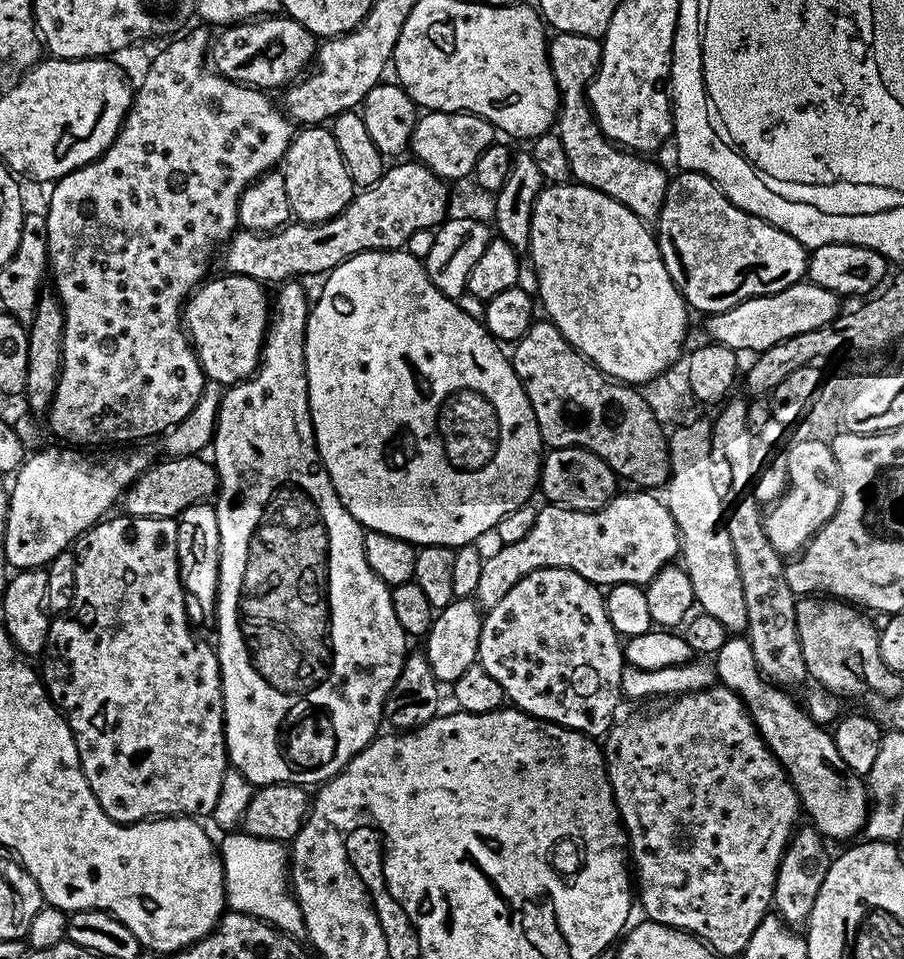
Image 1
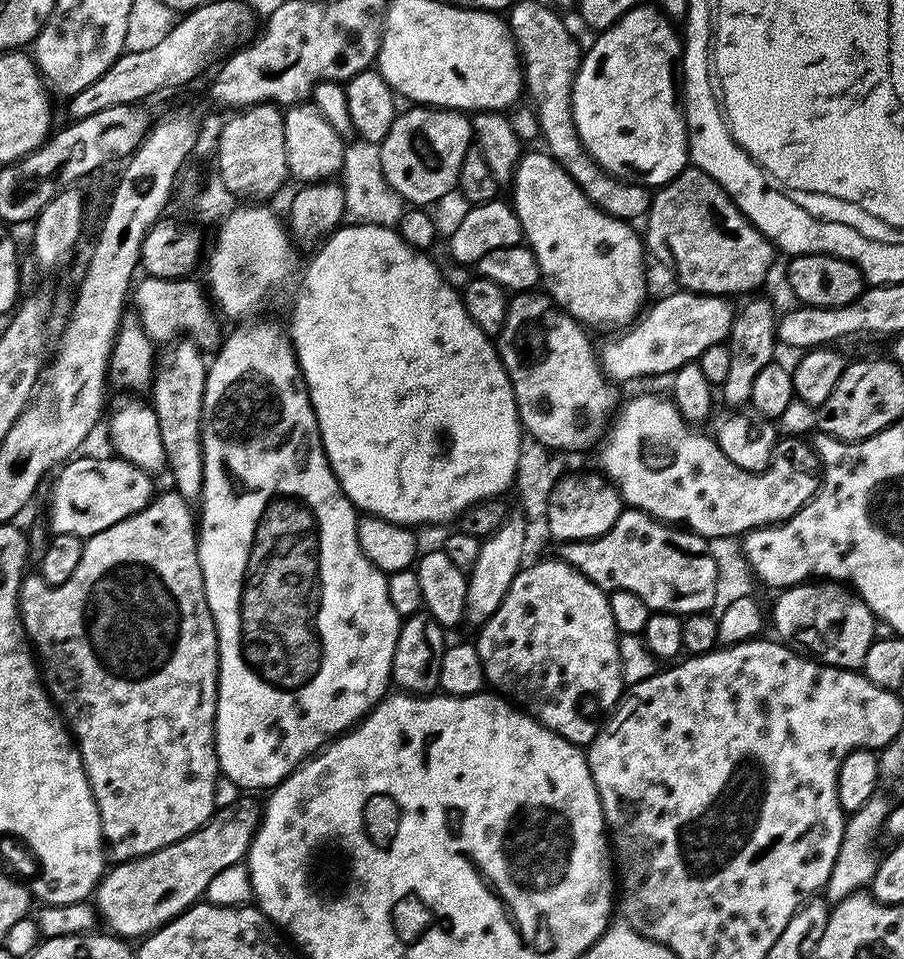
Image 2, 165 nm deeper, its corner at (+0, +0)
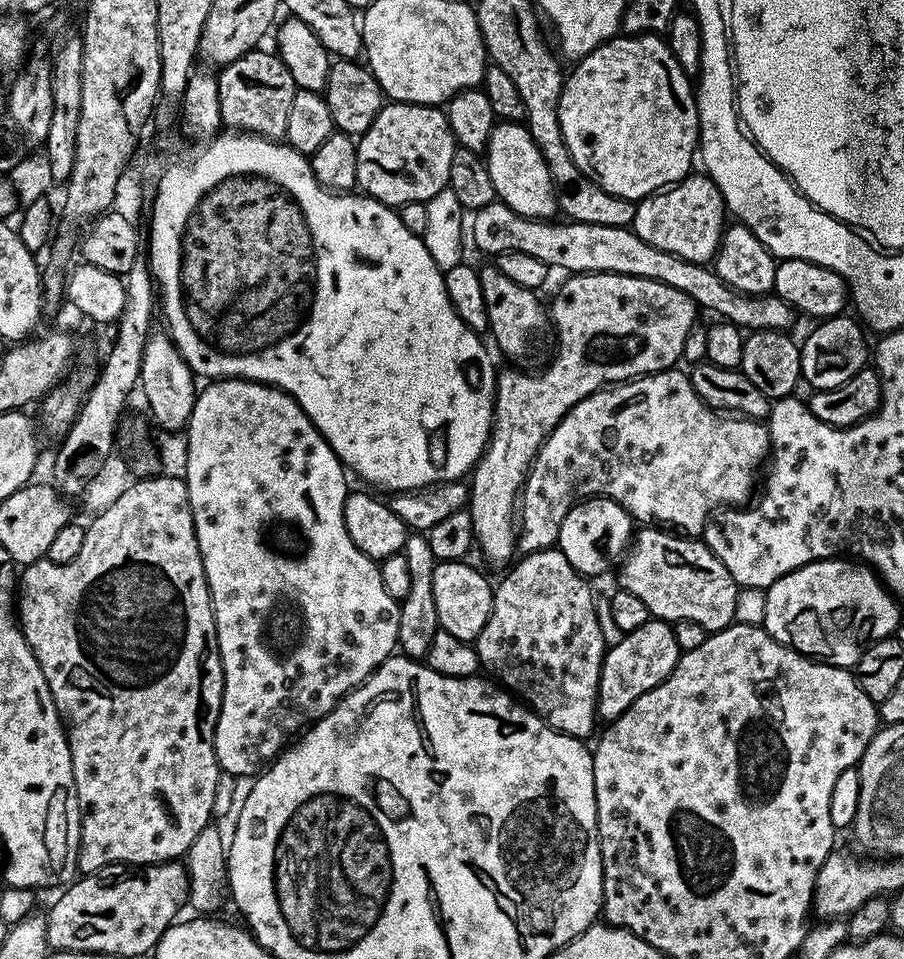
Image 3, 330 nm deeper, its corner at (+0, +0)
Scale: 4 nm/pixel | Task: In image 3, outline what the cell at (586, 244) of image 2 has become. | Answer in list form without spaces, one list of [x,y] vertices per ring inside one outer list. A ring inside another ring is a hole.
[[[497,123],[490,134],[486,163],[497,197],[511,206],[519,216],[547,220],[557,215],[556,187],[552,184],[550,170],[523,123]]]

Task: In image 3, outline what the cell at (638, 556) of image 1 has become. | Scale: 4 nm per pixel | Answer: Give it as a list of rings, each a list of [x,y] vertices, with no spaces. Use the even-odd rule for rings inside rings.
[[[656,526],[641,527],[630,541],[619,572],[619,587],[634,594],[634,598],[642,598],[657,620],[698,622],[709,634],[721,632],[736,620],[738,585],[703,539],[673,534]]]

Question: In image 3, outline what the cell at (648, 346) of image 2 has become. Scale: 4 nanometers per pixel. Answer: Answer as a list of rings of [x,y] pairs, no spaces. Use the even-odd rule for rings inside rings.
[[[581,272],[569,275],[567,279],[550,303],[554,355],[547,361],[548,369],[541,376],[532,376],[536,374],[525,374],[520,370],[501,371],[497,375],[492,433],[488,435],[484,453],[470,473],[466,510],[472,516],[475,543],[484,551],[485,558],[496,564],[504,564],[508,559],[511,561],[513,552],[515,555],[517,551],[518,528],[514,521],[518,516],[518,497],[538,450],[558,422],[562,422],[564,415],[590,394],[673,367],[682,357],[686,334],[690,334],[698,320],[696,303],[682,294],[682,290],[674,290],[662,282],[605,272]]]

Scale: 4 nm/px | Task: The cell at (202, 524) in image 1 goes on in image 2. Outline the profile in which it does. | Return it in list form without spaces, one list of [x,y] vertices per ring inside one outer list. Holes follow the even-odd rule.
[[[187,338],[177,339],[165,348],[168,349],[161,351],[156,361],[150,405],[157,414],[162,445],[165,447],[166,468],[168,472],[172,471],[172,480],[176,483],[173,484],[174,490],[182,499],[196,502],[200,499],[204,481],[200,429],[204,419],[204,387],[208,373],[205,353]]]

